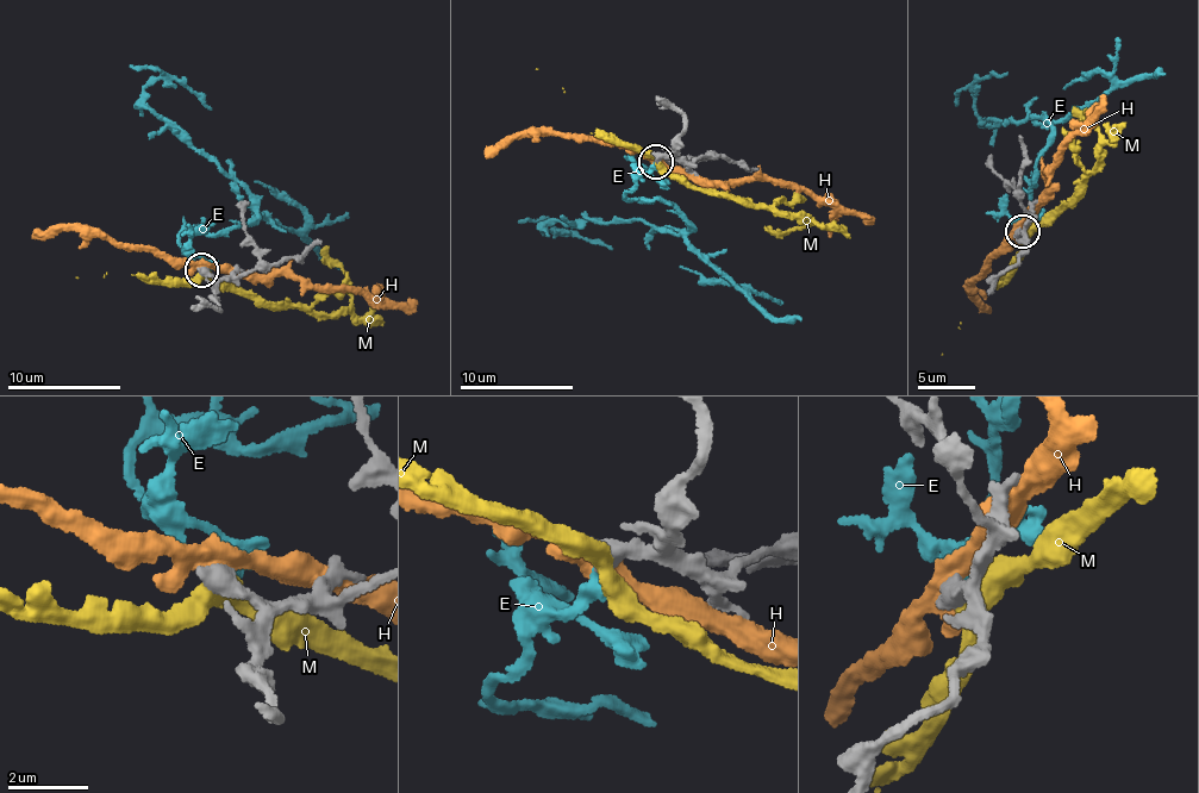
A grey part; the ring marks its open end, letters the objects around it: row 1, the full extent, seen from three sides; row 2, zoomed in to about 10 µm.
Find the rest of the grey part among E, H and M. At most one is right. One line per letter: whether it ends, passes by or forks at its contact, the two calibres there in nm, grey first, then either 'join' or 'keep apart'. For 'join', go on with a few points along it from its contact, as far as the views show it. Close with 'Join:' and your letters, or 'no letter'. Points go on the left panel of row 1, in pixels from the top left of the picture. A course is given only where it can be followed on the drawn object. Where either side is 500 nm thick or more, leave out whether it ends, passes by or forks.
E: 550/340 nm | join | via (201, 272), (181, 235), (223, 235), (255, 211), (160, 119), (145, 89), (161, 77), (186, 81), (211, 108)
H: 550/480 nm | keep apart
M: 550/440 nm | keep apart
Join: E

